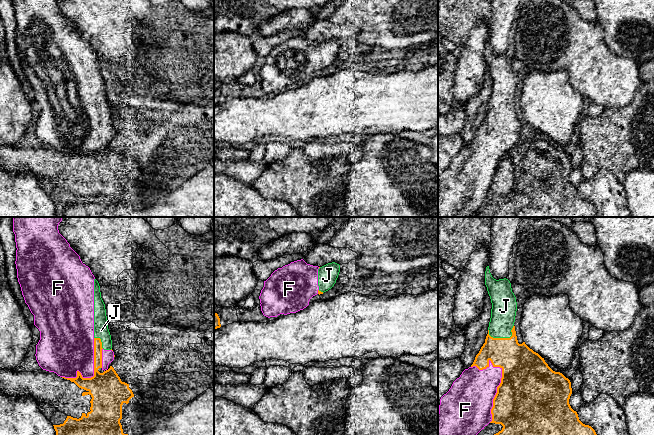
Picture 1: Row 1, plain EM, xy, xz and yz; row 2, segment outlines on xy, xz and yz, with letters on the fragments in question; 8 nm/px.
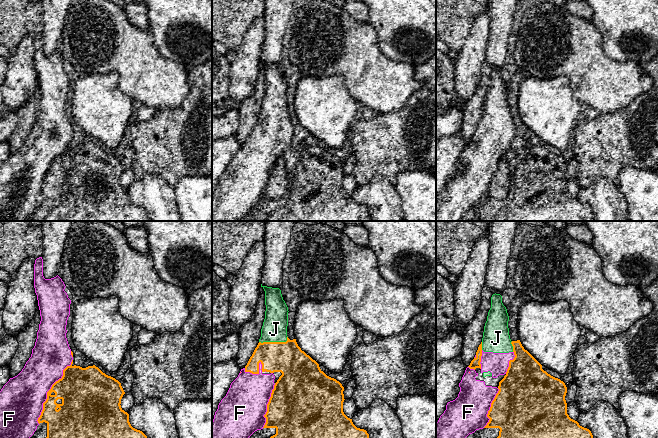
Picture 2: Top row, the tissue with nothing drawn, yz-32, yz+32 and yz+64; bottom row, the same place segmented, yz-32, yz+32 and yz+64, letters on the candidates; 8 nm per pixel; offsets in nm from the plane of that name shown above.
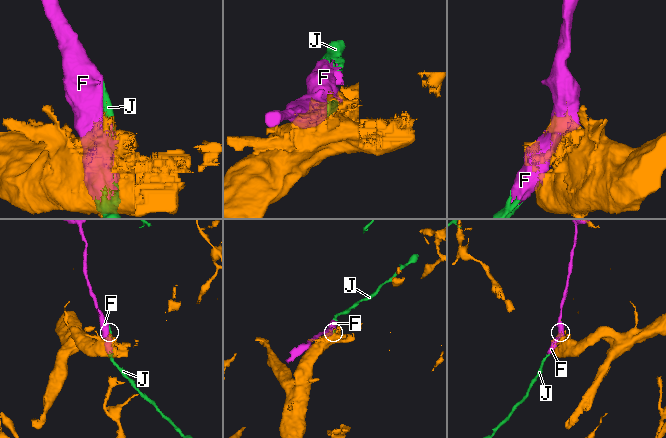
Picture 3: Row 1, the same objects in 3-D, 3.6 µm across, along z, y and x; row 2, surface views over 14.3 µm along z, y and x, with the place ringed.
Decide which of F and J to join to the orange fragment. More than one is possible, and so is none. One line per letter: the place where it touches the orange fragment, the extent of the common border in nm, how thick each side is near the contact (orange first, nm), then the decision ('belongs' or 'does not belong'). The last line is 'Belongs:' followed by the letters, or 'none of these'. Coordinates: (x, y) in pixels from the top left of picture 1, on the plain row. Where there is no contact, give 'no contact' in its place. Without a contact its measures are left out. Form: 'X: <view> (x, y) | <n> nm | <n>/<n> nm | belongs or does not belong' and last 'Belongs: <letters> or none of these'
F: yz (497, 165) | 500 nm | 500/380 nm | does not belong
J: yz (504, 114) | 220 nm | 300/200 nm | does not belong
Belongs: none of these

